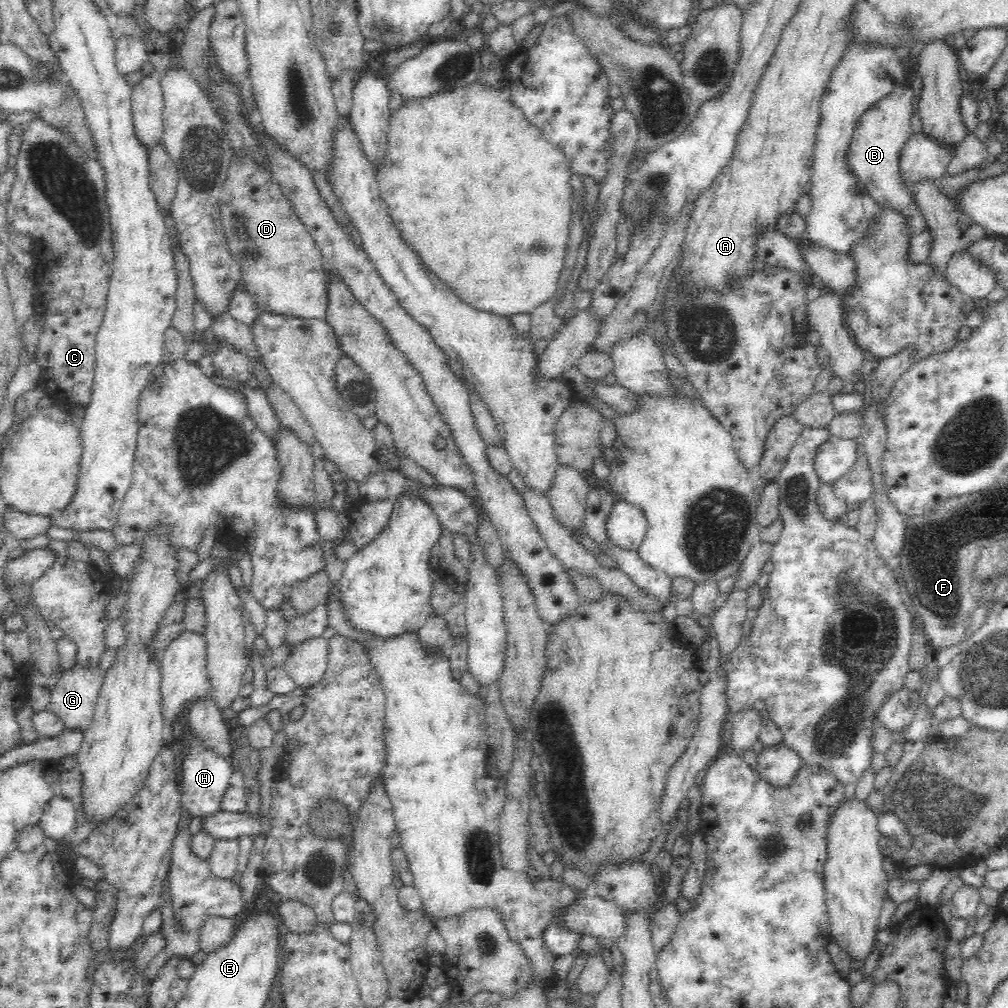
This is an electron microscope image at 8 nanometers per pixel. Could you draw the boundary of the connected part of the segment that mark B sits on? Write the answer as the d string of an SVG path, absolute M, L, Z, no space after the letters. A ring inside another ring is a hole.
M905 83L894 88L886 98L879 100L872 108L868 108L860 117L854 129L845 163L848 170L857 178L863 193L870 195L880 206L892 205L898 211L908 215L913 226L913 234L926 230L926 222L915 204L909 185L900 176L900 152L903 151L912 134L912 101L915 101L912 88Z

